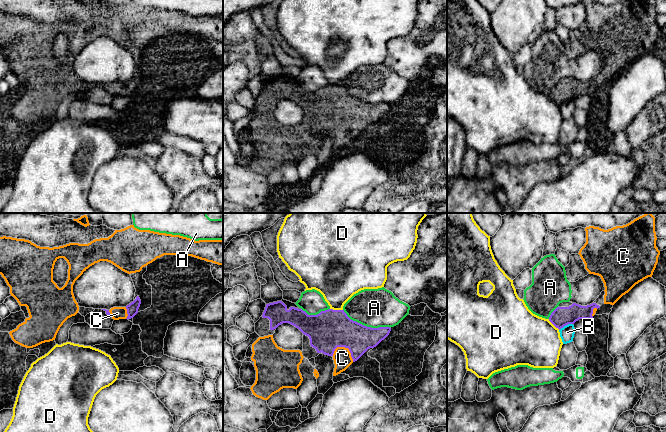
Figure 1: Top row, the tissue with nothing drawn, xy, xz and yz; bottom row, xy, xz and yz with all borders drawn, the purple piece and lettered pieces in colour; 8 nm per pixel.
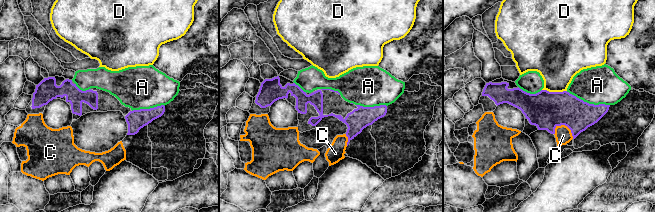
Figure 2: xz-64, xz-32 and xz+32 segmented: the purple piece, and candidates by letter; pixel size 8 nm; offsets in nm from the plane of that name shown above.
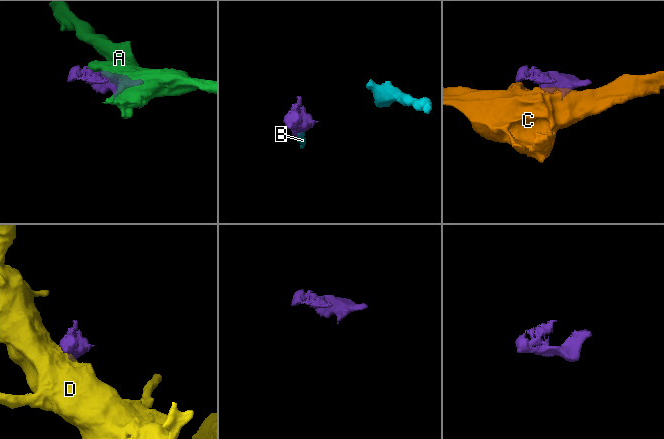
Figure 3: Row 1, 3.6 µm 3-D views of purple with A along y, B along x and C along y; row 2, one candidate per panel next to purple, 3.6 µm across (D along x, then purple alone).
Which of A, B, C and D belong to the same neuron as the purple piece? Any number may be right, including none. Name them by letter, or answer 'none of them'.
C

